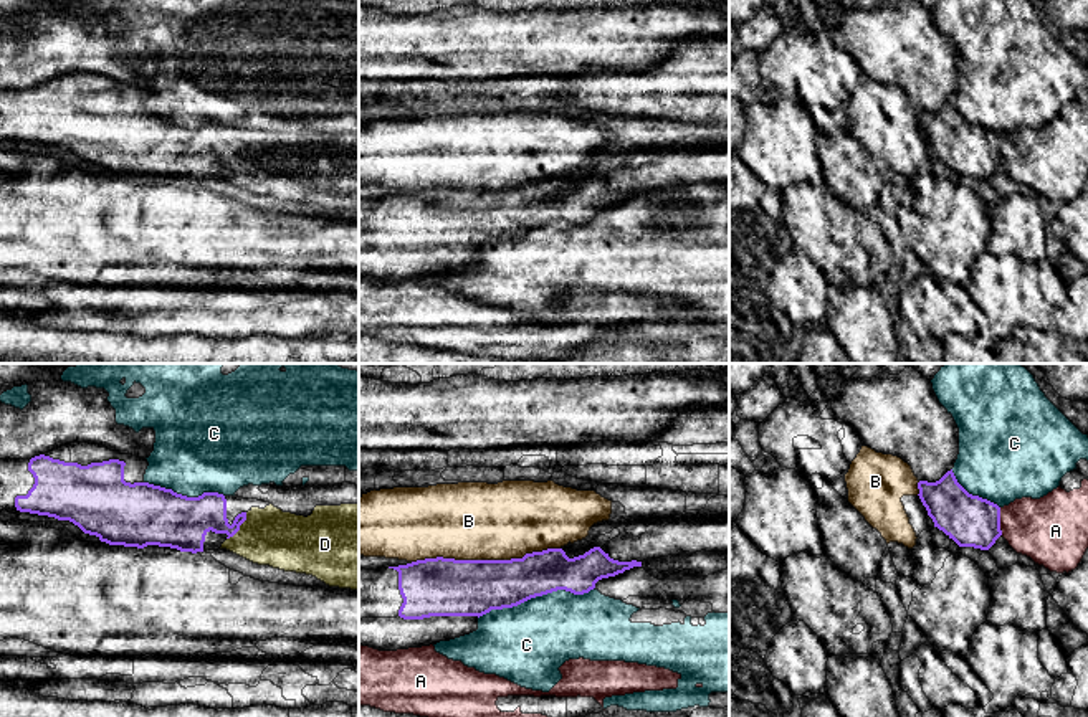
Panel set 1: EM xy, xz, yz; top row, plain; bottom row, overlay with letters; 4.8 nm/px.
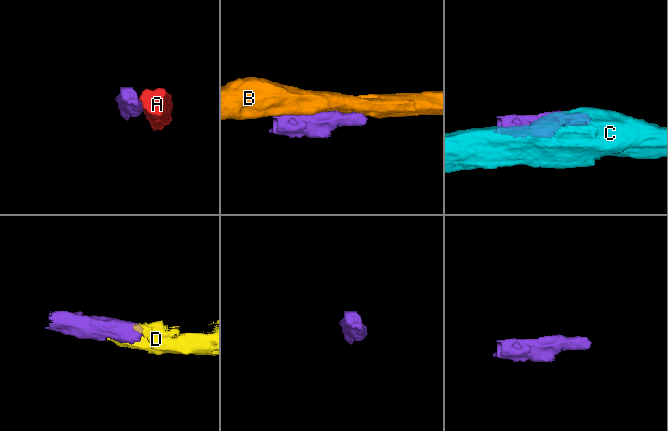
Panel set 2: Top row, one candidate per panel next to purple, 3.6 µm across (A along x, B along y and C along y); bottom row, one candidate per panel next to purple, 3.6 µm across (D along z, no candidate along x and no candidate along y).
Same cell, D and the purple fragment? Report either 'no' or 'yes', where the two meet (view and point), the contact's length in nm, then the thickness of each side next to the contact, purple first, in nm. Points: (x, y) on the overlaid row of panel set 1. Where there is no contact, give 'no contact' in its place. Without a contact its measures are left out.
yes; contact xy (238, 527); length 170 nm; calibres 220 and 280 nm

